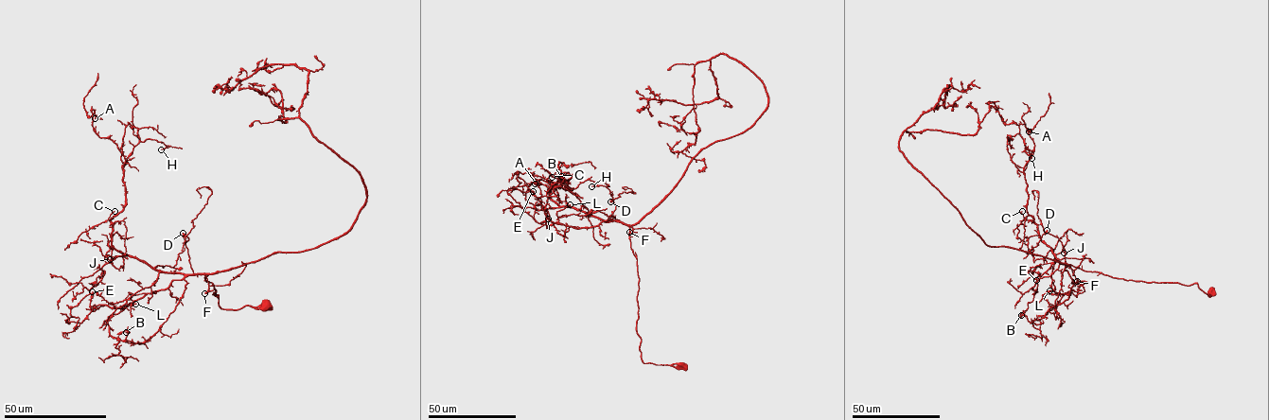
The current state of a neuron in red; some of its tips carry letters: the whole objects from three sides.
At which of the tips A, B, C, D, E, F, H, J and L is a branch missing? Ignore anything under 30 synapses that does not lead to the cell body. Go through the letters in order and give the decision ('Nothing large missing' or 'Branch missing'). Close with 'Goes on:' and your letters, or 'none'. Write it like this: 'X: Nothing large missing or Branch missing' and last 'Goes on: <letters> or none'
A: Nothing large missing
B: Nothing large missing
C: Nothing large missing
D: Branch missing
E: Nothing large missing
F: Nothing large missing
H: Nothing large missing
J: Nothing large missing
L: Nothing large missing
Goes on: D

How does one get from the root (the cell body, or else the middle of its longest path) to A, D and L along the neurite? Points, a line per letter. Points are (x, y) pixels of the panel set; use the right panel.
A: (1212, 290), (1060, 262), (1027, 211), (1030, 153), (1018, 126), (1029, 131)
D: (1212, 290), (1207, 295), (1196, 283), (1186, 286), (1126, 280), (1067, 265), (1062, 242), (1047, 233), (1047, 230)
L: (1212, 290), (1207, 295), (1196, 283), (1126, 280), (1072, 265), (1065, 269), (1072, 279), (1069, 292), (1049, 290)

